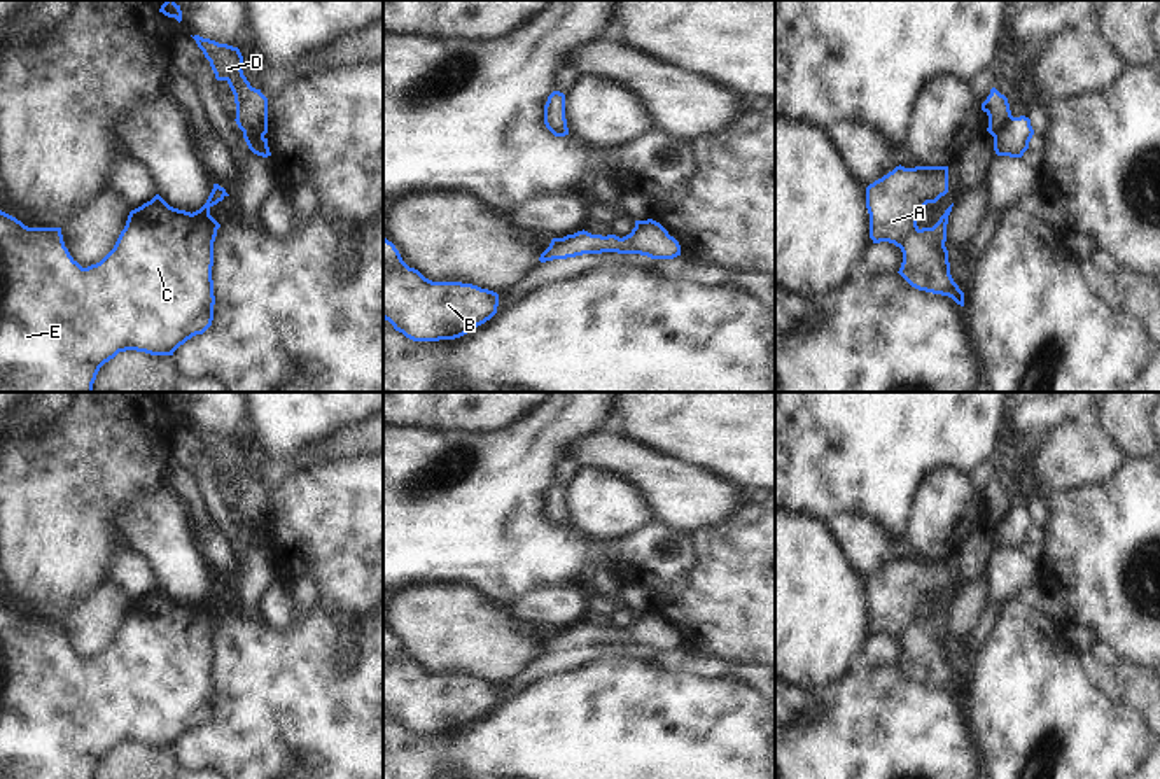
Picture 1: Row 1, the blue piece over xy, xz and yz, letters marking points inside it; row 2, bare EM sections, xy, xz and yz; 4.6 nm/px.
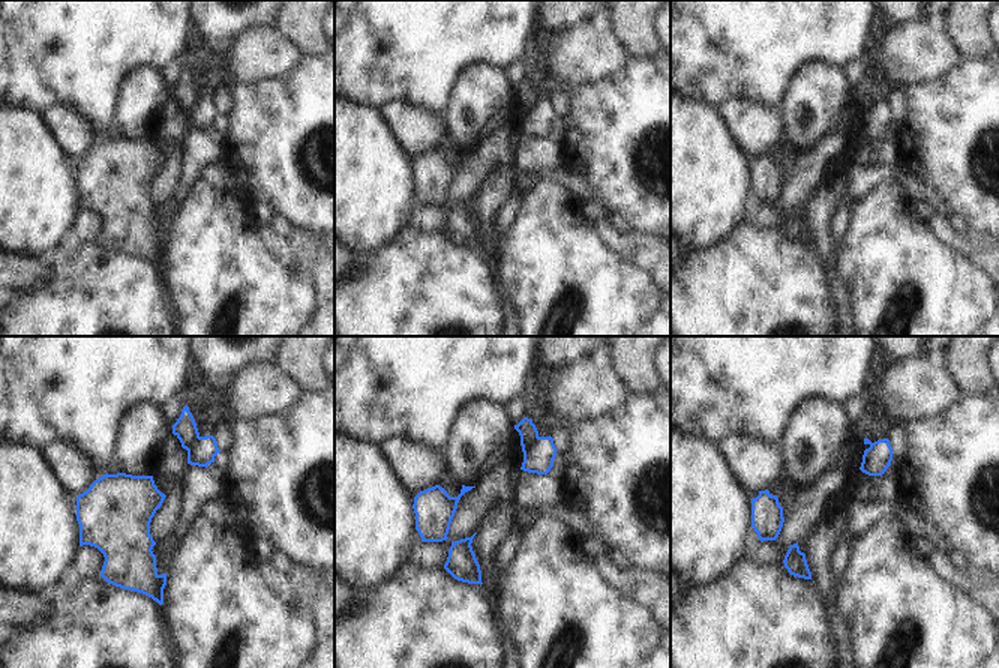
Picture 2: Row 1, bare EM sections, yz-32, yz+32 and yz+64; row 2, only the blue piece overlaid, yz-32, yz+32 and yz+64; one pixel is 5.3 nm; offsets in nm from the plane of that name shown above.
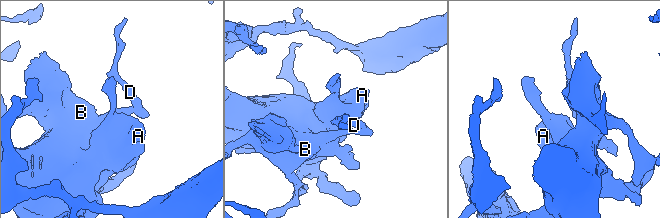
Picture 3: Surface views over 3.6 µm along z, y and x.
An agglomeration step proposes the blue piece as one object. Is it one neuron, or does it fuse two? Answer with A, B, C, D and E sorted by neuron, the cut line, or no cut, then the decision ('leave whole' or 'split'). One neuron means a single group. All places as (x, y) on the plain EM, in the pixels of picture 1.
A B C E / D; cut in yz along (1012, 508), (994, 529); split

